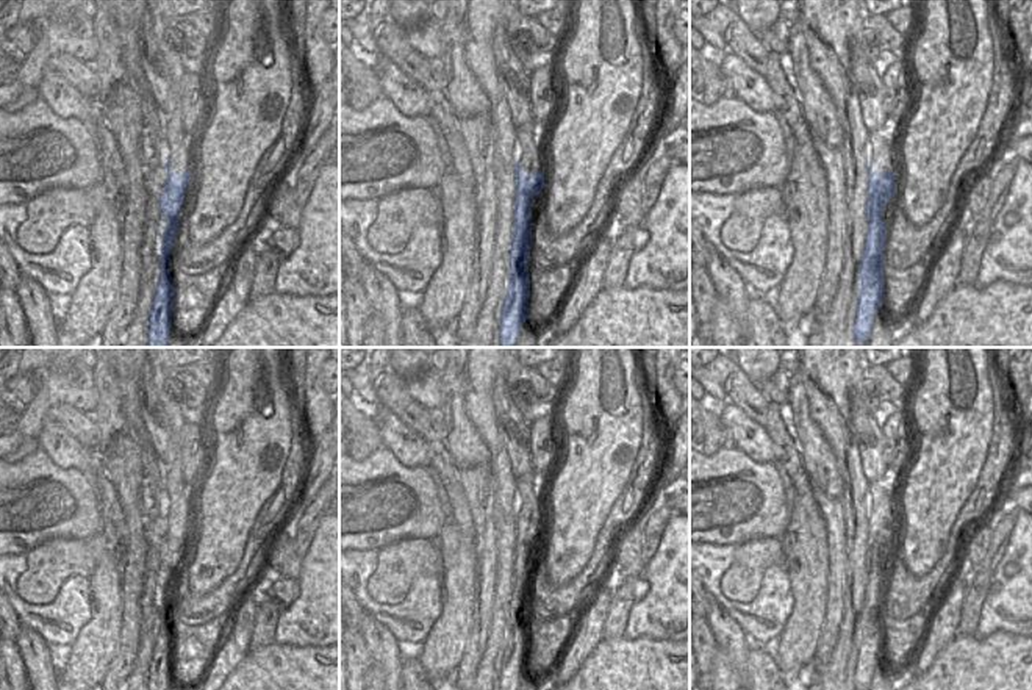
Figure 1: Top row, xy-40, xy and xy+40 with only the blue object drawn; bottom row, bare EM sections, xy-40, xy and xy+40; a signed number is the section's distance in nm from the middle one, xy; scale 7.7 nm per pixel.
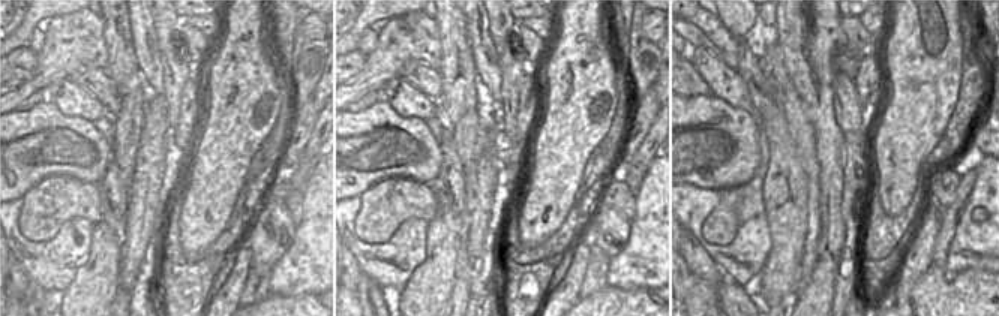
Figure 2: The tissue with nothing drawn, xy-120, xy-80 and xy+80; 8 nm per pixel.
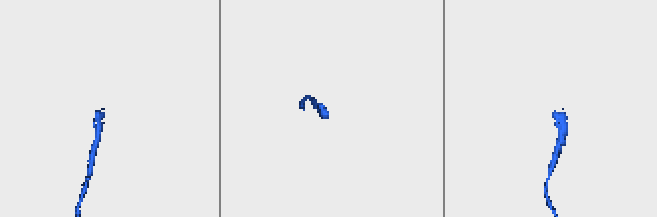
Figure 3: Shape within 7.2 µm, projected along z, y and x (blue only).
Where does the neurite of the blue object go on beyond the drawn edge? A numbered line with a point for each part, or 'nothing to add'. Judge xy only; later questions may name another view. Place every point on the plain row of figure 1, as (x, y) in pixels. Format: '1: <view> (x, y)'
1: xy (529, 485)

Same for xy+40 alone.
1: xy+40 (881, 498)

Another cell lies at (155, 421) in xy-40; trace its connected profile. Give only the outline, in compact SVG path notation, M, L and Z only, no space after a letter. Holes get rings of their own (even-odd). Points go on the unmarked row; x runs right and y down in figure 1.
M147 361L141 372L141 416L149 437L149 446L155 451L161 465L167 462L167 416L161 408L153 386L153 371Z

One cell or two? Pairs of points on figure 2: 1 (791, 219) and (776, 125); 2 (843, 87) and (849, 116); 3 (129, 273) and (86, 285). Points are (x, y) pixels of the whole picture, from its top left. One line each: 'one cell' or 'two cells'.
1: one cell
2: one cell
3: two cells

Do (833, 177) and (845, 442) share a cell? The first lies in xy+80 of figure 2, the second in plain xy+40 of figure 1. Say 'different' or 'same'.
same

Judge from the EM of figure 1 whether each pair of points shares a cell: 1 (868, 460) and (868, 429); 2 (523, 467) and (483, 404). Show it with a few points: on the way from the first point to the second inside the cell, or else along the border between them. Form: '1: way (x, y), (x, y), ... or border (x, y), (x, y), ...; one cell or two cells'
1: way (868, 452), (868, 437); one cell
2: border (491, 393), (498, 432), (512, 463); two cells

